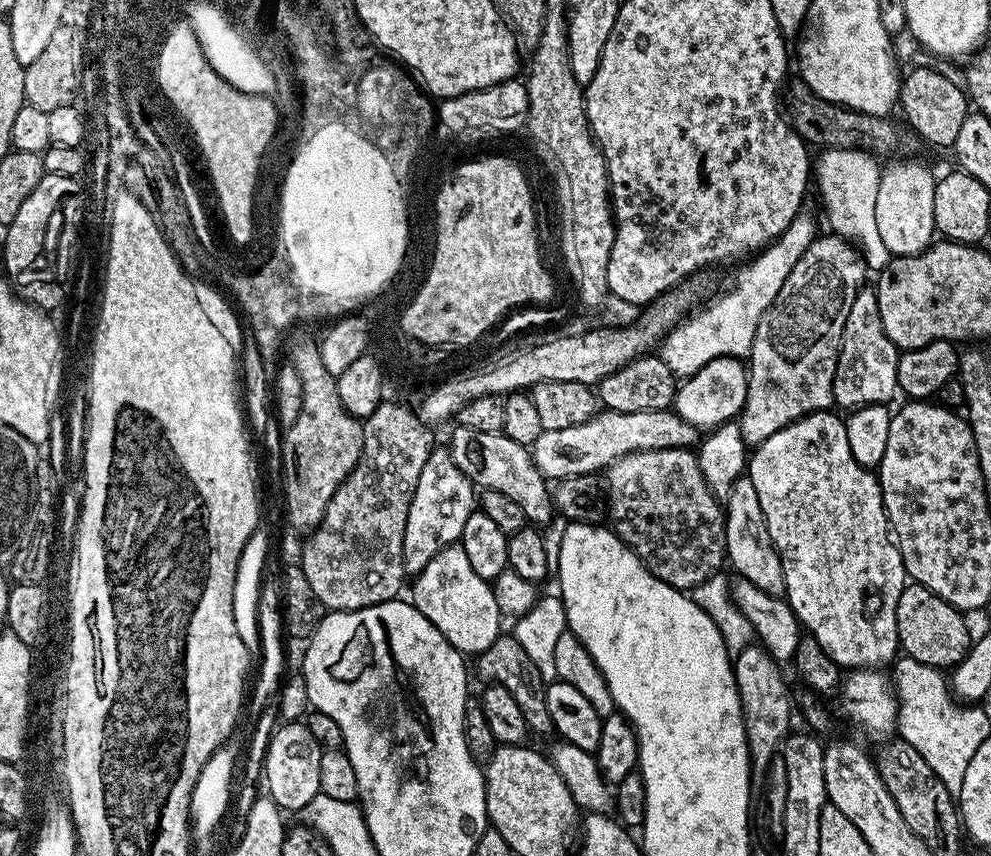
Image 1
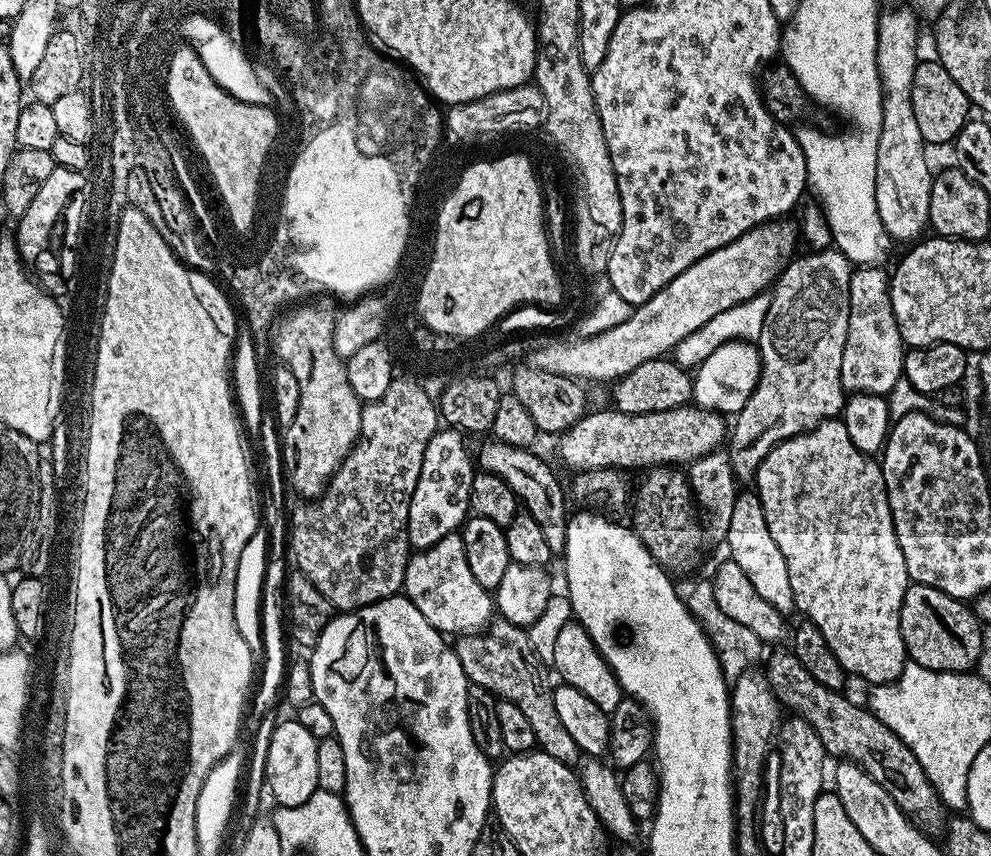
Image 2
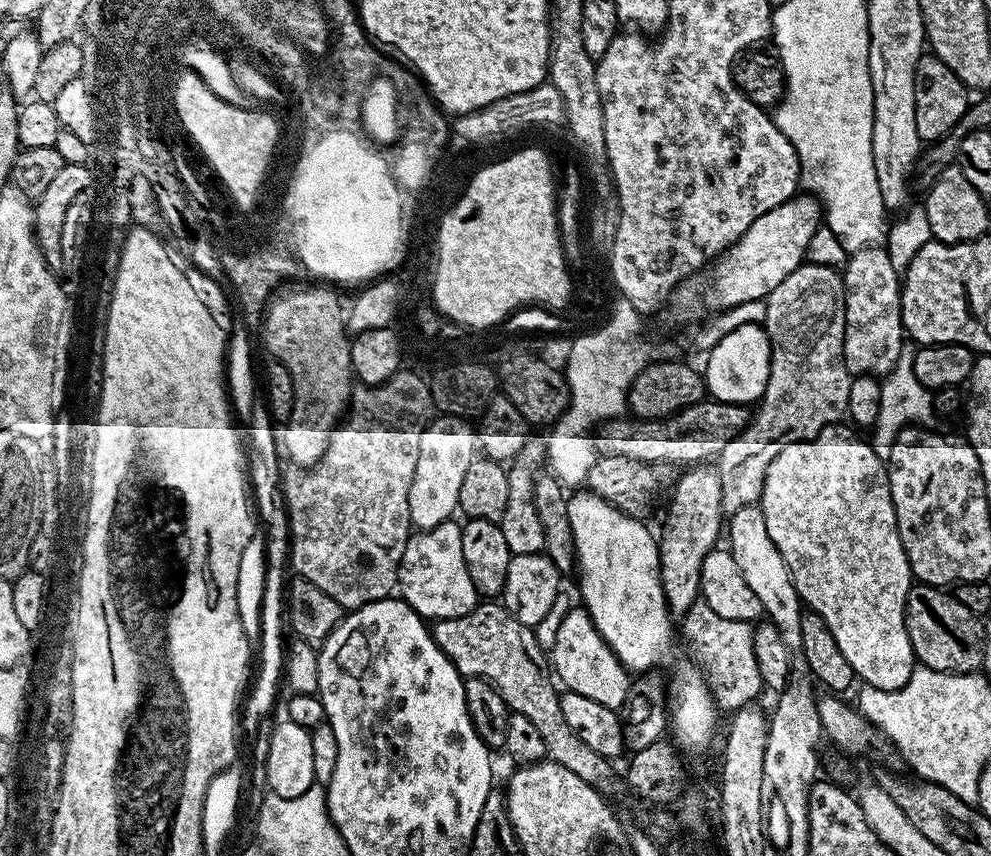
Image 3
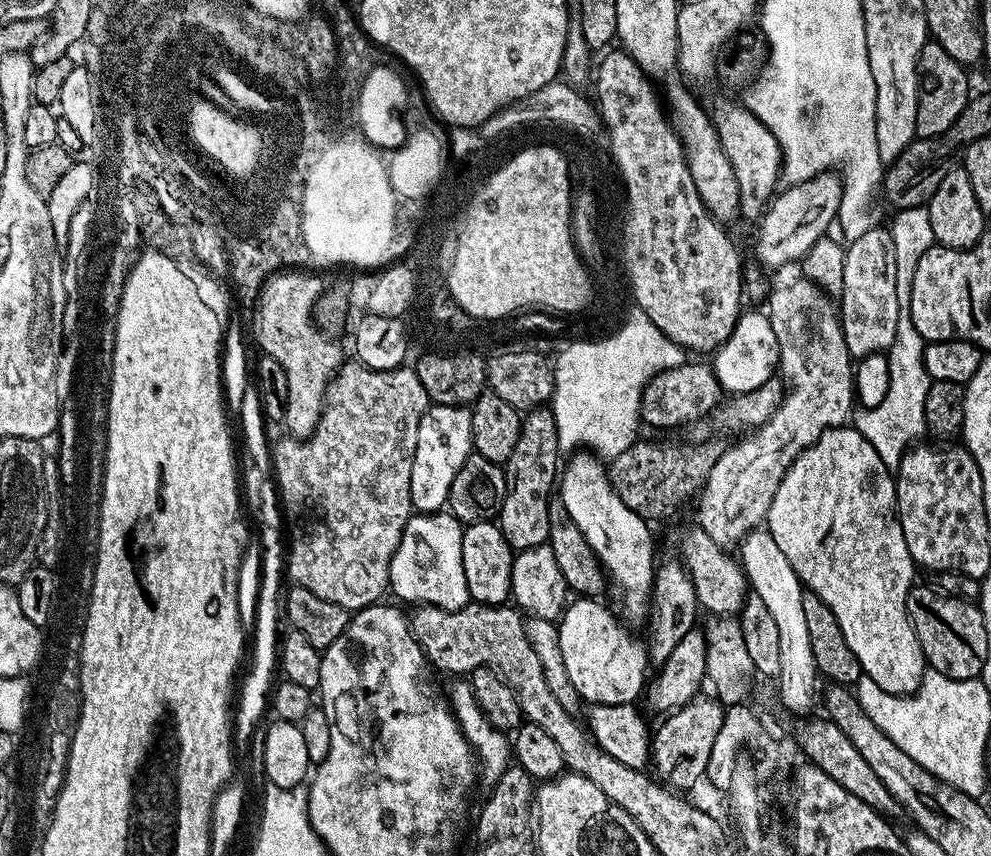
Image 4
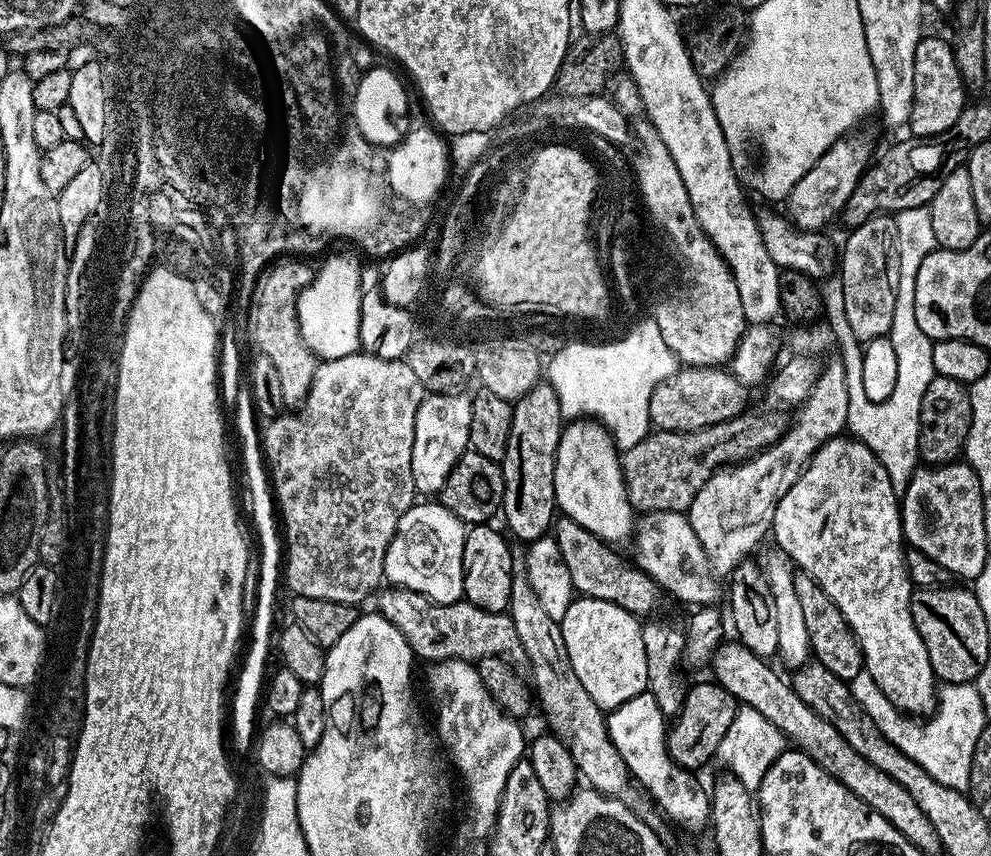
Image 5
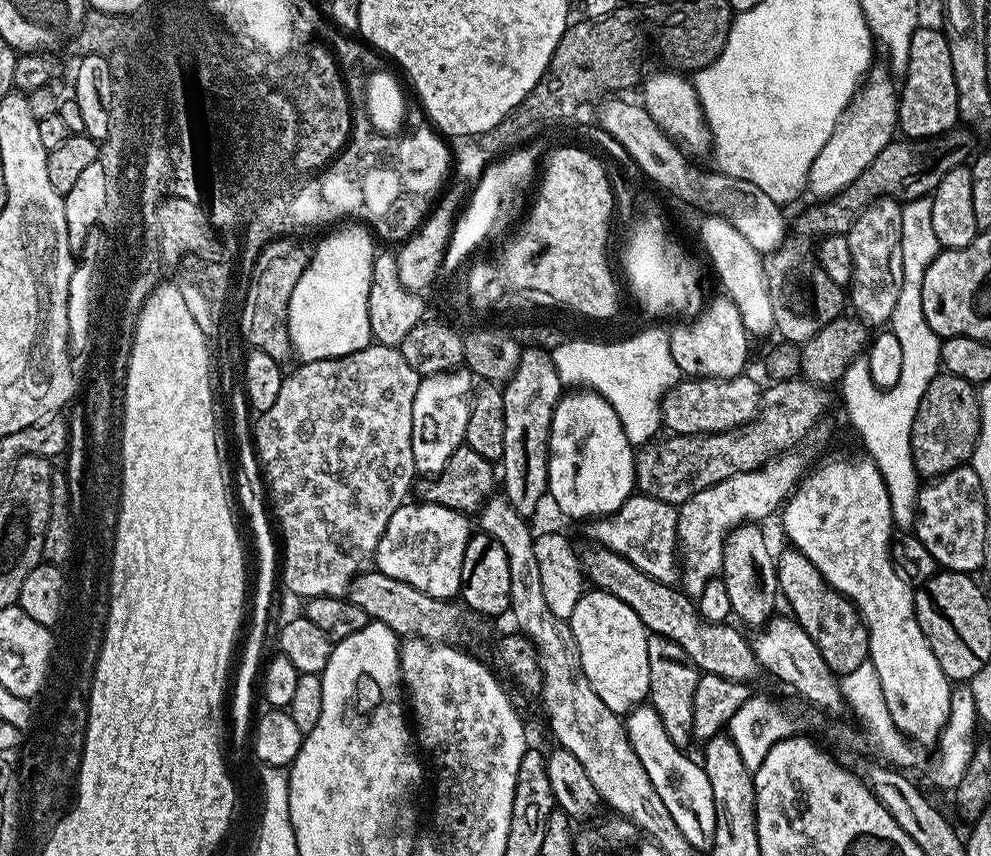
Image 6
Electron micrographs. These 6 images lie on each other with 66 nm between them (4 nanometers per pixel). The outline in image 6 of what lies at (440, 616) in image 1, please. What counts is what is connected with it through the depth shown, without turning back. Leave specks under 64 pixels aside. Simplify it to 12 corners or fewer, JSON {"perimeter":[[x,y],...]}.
{"perimeter":[[405,502],[375,571],[435,600],[460,591],[469,517]]}

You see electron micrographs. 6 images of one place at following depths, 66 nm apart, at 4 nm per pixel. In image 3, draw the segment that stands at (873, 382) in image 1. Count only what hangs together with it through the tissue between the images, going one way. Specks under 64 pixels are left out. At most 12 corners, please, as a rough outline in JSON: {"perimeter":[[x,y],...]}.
{"perimeter":[[884,246],[842,268],[844,361],[883,378],[906,347],[902,276]]}

